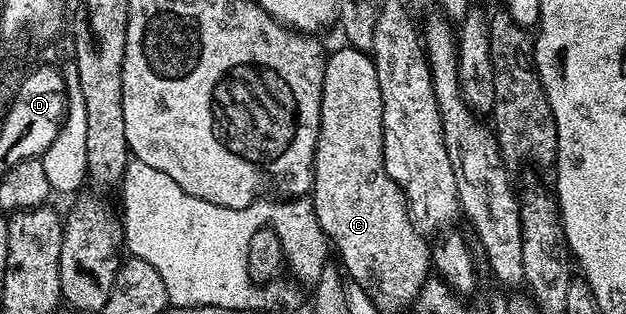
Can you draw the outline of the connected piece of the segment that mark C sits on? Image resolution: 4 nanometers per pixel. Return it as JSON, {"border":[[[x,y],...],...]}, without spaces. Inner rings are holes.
{"border":[[[342,46],[335,53],[326,57],[327,65],[325,66],[325,78],[323,79],[323,93],[321,94],[321,118],[319,119],[319,137],[317,138],[317,146],[315,147],[315,173],[313,174],[313,182],[311,183],[311,191],[309,199],[315,207],[317,222],[320,223],[321,230],[327,236],[328,241],[339,251],[339,256],[343,259],[343,264],[347,267],[346,275],[352,281],[360,284],[365,282],[365,274],[377,272],[377,268],[383,264],[385,268],[399,268],[401,264],[407,264],[407,254],[415,254],[415,239],[420,236],[415,229],[415,225],[411,223],[411,215],[407,212],[407,199],[404,198],[403,192],[397,186],[397,182],[393,182],[393,178],[389,178],[389,174],[385,170],[385,162],[383,161],[383,99],[381,98],[381,86],[377,82],[377,70],[375,69],[374,59],[368,53],[358,52],[350,46]]]}

